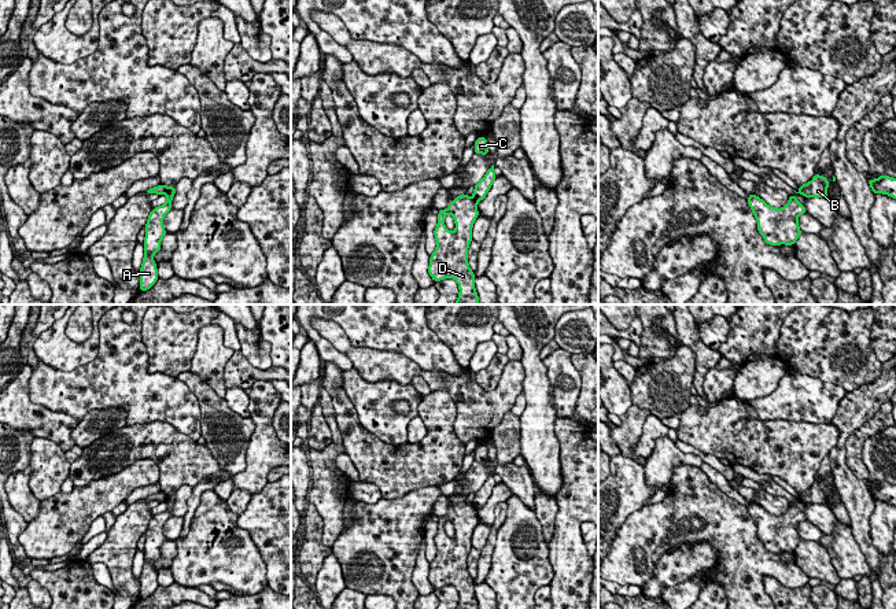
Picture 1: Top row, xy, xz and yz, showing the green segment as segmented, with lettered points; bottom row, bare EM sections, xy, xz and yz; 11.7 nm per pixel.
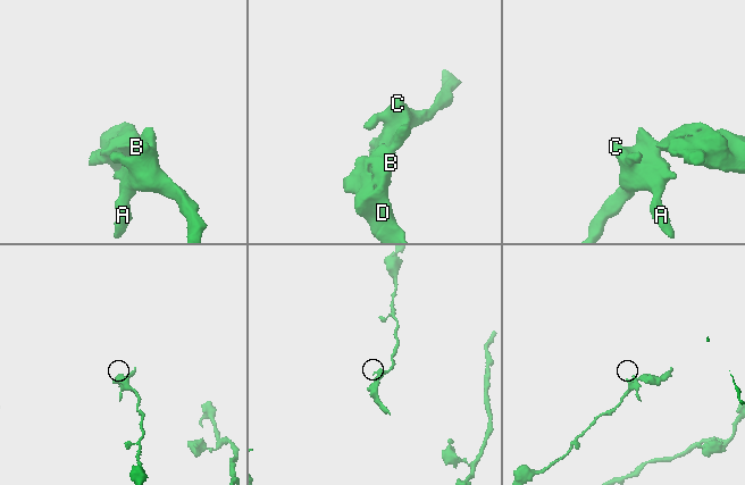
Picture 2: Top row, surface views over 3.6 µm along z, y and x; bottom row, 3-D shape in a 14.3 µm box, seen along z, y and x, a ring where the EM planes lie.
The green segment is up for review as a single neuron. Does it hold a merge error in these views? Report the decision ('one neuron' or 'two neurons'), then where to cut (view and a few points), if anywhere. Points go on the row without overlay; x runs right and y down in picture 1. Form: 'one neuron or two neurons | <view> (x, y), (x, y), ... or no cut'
two neurons | xy (168, 494), (165, 501)

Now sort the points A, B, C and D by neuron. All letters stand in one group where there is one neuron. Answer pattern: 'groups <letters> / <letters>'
groups A C / B D

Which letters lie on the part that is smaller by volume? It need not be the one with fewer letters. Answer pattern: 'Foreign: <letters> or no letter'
Foreign: B, D

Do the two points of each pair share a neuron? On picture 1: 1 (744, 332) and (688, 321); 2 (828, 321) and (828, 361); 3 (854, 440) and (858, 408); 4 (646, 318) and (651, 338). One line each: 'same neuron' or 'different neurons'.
1: different neurons
2: same neuron
3: different neurons
4: same neuron

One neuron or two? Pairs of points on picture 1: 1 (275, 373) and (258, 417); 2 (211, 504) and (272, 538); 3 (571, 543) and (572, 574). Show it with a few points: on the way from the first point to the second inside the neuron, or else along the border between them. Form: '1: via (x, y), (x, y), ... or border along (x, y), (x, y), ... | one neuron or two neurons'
1: border along (269, 380), (257, 380), (247, 390) | two neurons
2: border along (238, 516), (238, 524), (249, 532), (255, 546) | two neurons
3: via (572, 550), (572, 567) | one neuron

